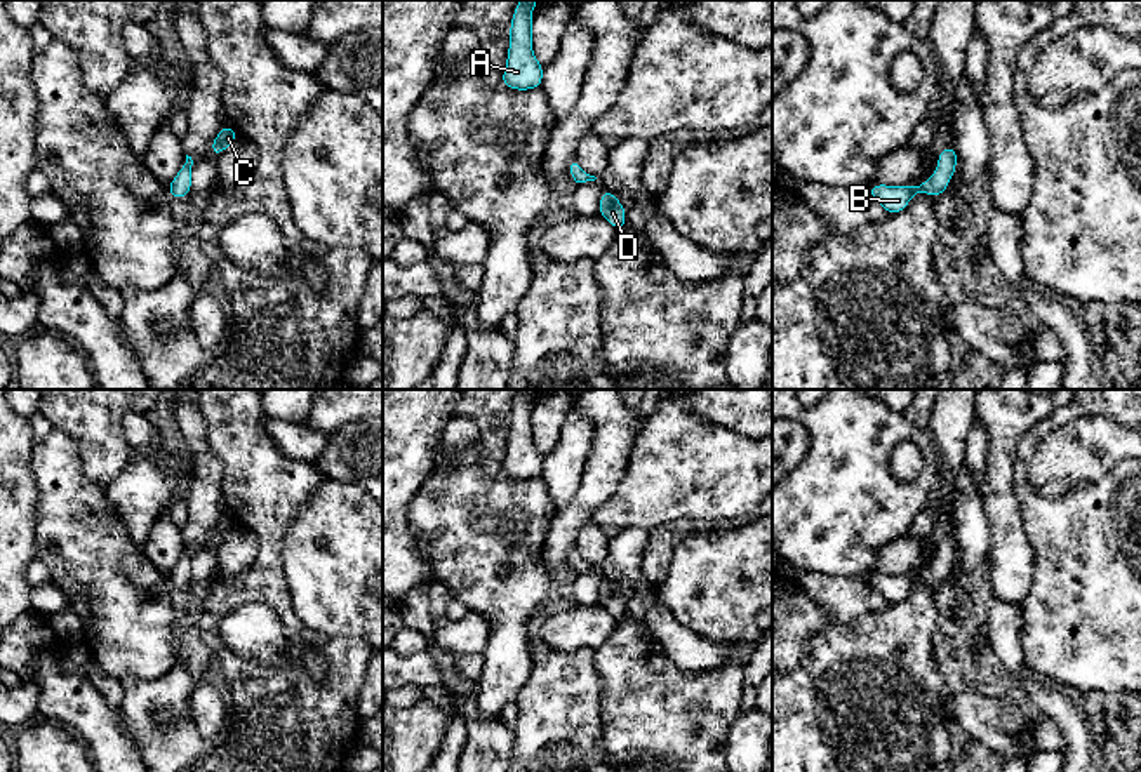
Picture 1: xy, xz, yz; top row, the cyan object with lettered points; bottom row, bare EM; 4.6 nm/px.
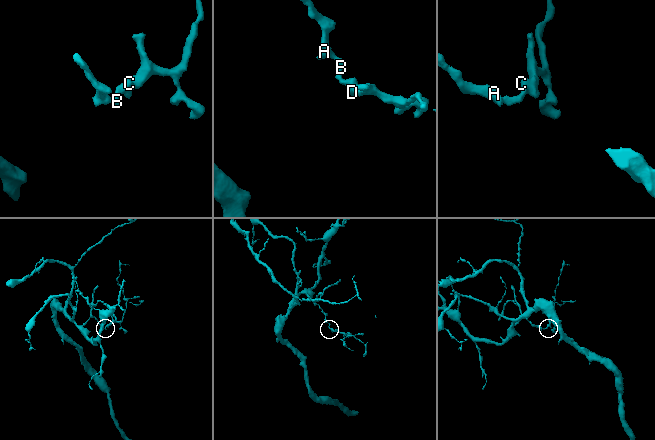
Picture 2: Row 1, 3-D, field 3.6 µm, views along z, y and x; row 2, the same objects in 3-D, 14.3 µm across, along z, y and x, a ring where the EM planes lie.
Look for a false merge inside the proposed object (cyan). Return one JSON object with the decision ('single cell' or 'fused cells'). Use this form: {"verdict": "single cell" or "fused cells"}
{"verdict": "single cell"}

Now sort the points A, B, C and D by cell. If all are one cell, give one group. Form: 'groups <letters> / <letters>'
groups A B C D

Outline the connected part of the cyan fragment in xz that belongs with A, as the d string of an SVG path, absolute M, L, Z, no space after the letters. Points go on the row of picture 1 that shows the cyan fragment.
M520 0L510 24L510 47L501 83L515 90L541 89L543 64L532 52L532 9L539 0Z

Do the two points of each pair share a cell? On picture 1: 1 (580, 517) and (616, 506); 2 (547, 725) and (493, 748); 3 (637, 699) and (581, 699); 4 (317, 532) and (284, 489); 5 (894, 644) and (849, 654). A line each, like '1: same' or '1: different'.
1: different
2: different
3: different
4: different
5: same

